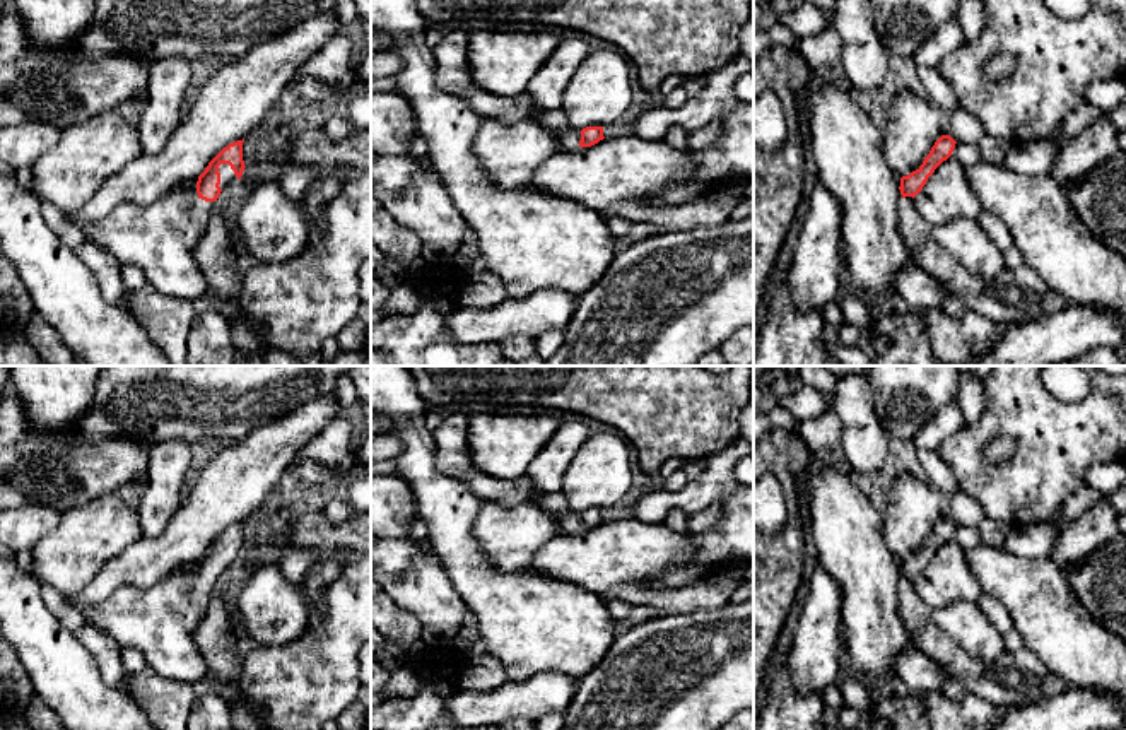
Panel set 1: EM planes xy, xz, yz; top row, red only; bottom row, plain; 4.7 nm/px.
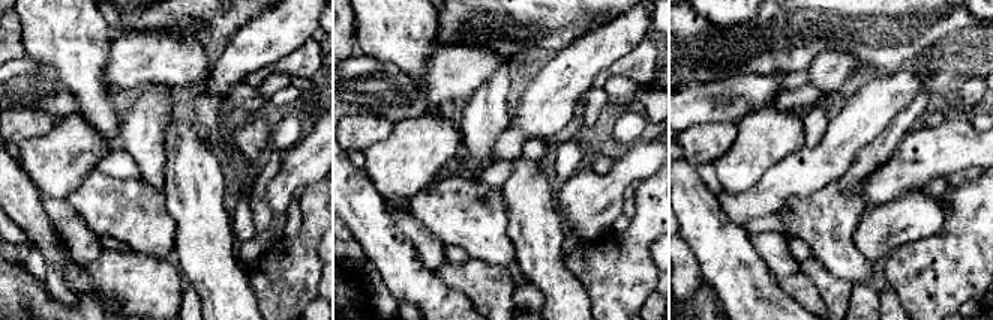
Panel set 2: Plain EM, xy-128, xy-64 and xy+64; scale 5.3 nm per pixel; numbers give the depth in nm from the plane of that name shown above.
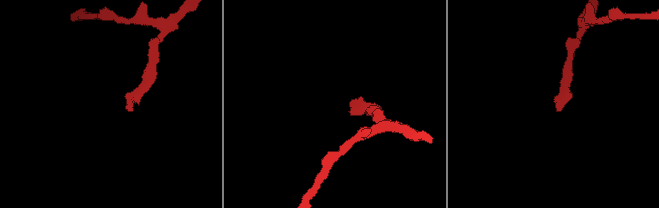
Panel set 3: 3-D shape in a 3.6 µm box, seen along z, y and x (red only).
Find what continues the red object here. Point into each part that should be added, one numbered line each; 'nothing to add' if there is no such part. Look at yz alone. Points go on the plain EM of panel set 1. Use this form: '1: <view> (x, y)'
1: yz (913, 667)

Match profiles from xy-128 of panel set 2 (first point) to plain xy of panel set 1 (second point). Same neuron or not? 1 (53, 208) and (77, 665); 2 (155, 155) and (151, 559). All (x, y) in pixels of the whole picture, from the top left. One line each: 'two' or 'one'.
1: two
2: two

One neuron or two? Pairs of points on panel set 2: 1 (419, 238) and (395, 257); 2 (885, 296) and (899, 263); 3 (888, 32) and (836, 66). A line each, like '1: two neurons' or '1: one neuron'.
1: two neurons
2: two neurons
3: two neurons

